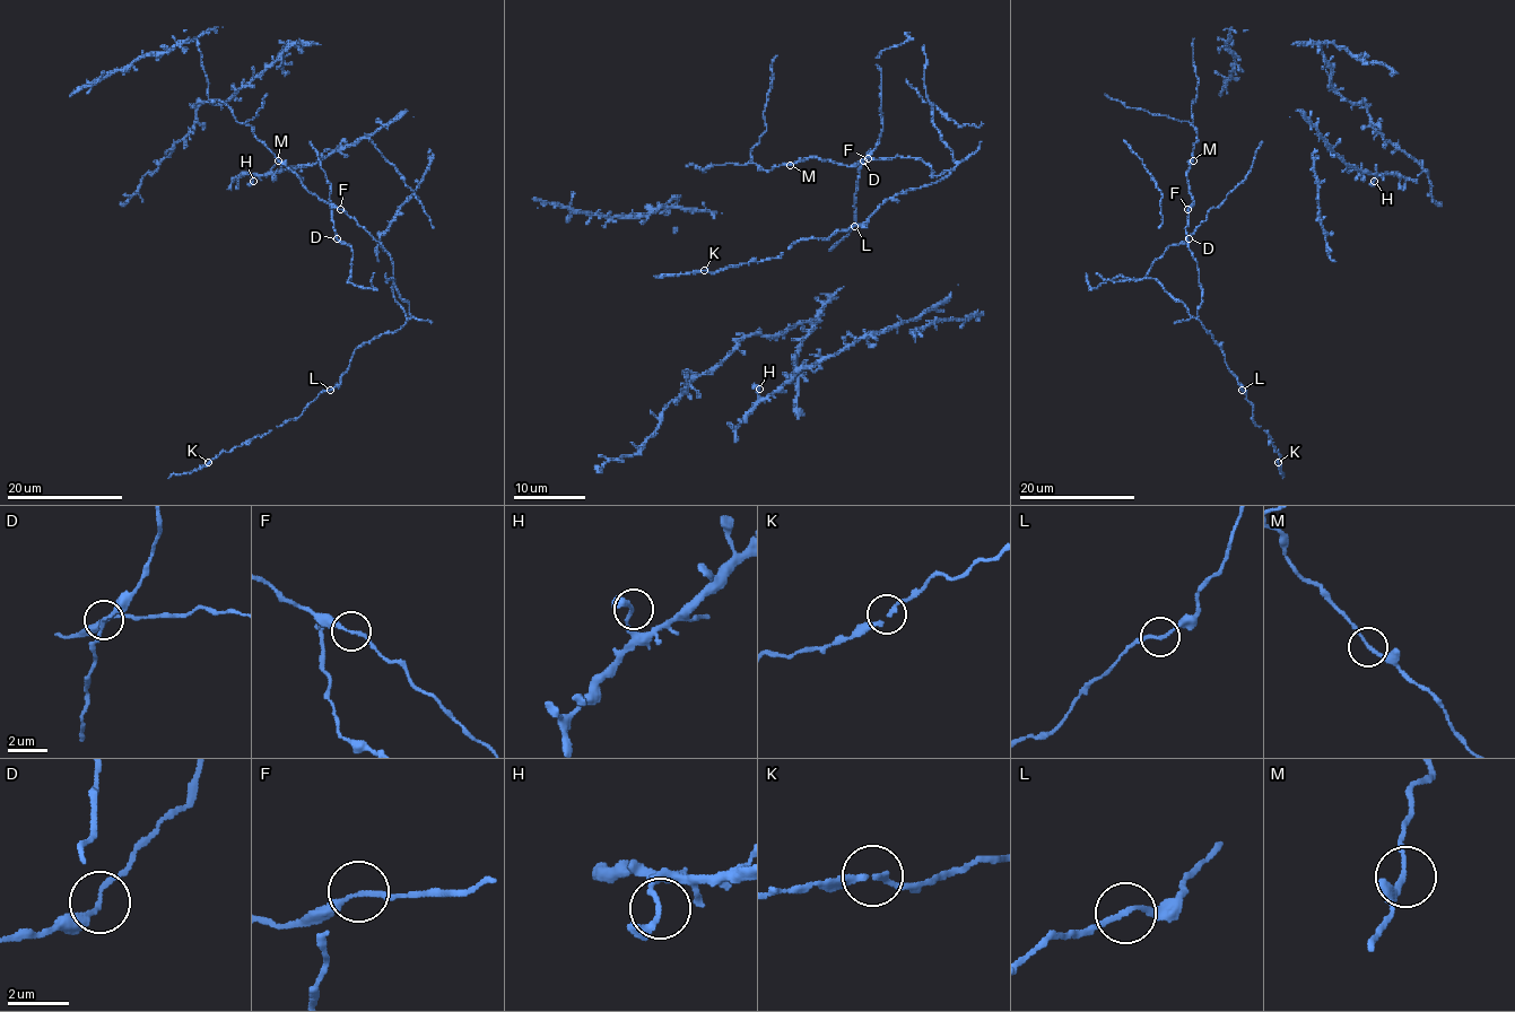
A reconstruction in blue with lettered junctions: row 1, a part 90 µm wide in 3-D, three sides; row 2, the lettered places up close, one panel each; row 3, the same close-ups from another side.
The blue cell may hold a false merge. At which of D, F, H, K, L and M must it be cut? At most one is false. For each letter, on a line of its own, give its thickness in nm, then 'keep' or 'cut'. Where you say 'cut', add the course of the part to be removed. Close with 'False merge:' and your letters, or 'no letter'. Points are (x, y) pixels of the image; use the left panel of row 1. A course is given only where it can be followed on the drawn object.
D: calibre 160 nm; keep
F: calibre 180 nm; keep
H: calibre 170 nm; keep
K: calibre 180 nm; keep
L: calibre 170 nm; keep
M: calibre 150 nm; keep
False merge: no letter

